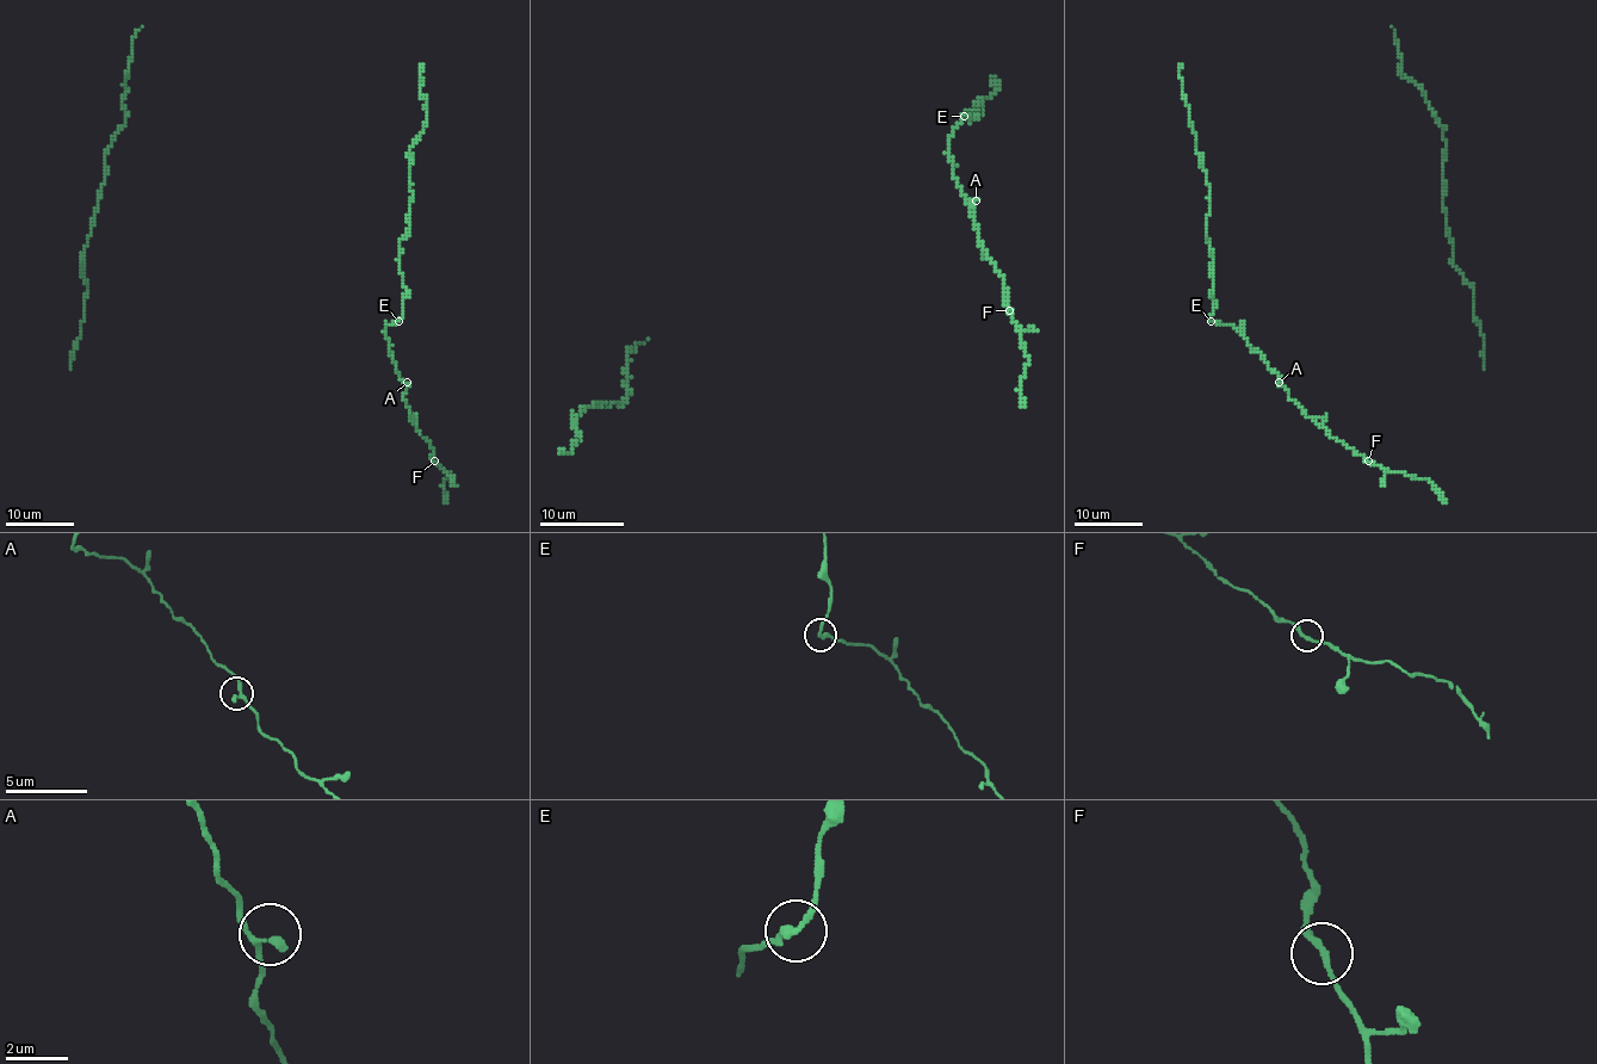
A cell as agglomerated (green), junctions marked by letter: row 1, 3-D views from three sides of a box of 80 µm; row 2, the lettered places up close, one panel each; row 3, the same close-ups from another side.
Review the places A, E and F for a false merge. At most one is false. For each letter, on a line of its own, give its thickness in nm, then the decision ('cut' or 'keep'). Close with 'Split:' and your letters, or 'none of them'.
A: 200 nm | keep
E: 200 nm | keep
F: 200 nm | keep
Split: none of them

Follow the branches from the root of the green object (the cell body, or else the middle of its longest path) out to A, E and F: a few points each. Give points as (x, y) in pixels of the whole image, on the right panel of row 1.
A: (1204, 154), (1202, 169), (1208, 186), (1206, 239), (1212, 257), (1211, 319), (1233, 326), (1279, 382)
E: (1204, 154), (1202, 169), (1208, 186), (1206, 239), (1212, 257), (1214, 311), (1211, 320)
F: (1204, 154), (1202, 169), (1208, 186), (1206, 239), (1212, 257), (1211, 319), (1233, 326), (1306, 414), (1368, 461)

